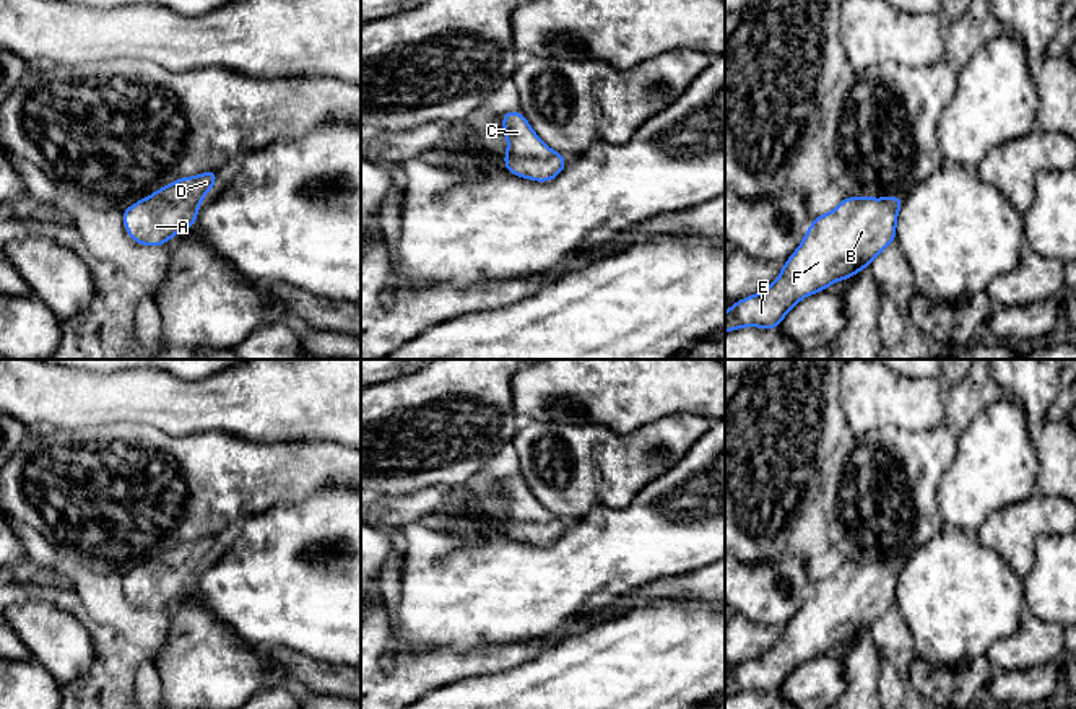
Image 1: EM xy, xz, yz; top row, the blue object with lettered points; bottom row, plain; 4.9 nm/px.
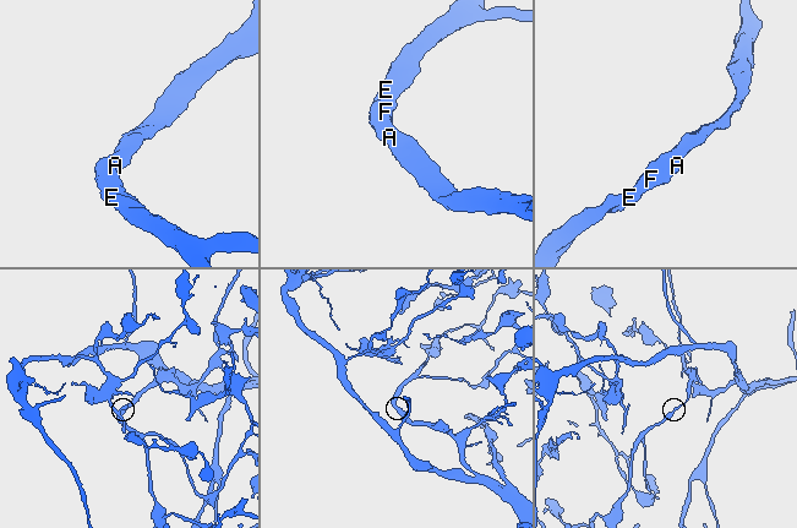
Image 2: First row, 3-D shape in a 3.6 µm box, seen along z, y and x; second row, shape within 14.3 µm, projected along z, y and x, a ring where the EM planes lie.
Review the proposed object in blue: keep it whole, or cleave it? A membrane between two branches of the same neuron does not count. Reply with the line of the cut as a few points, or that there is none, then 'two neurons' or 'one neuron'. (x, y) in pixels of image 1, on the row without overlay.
no cut | one neuron

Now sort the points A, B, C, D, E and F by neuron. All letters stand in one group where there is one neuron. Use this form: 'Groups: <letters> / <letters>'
Groups: A B C D E F

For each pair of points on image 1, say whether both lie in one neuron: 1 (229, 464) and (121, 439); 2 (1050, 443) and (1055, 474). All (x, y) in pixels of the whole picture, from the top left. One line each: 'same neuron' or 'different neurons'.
1: same neuron
2: same neuron

